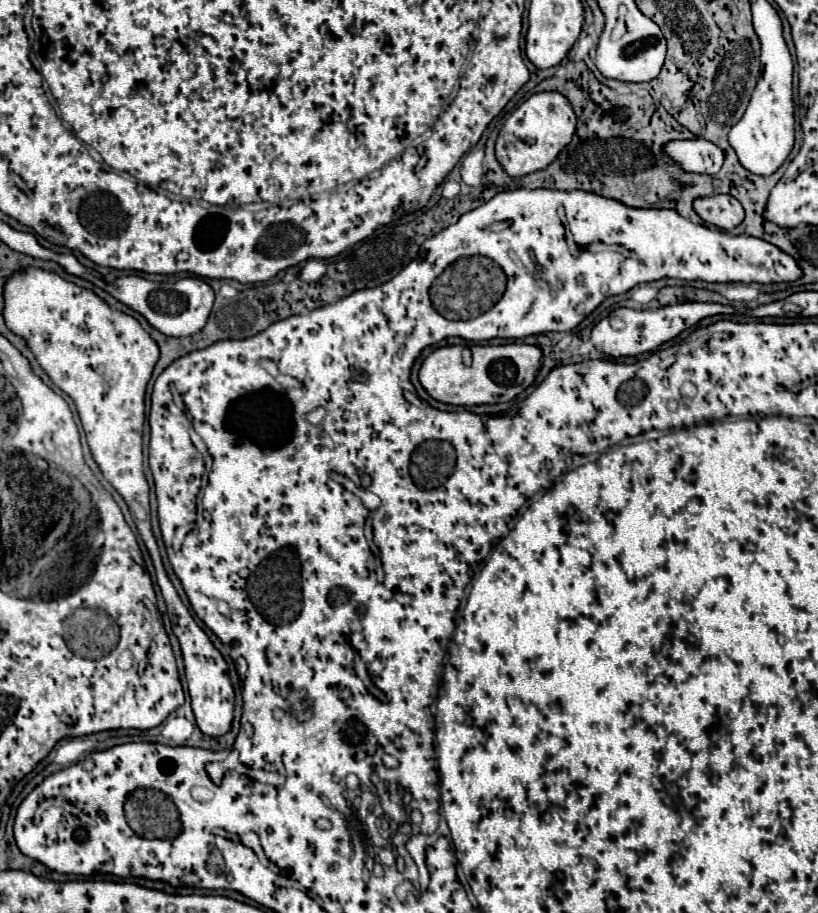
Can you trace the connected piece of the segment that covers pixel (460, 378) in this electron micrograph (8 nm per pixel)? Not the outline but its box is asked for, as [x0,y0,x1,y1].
[418,343,542,405]

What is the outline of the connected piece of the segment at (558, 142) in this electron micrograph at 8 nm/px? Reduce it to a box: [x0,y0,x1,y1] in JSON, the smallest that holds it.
[496,91,576,177]

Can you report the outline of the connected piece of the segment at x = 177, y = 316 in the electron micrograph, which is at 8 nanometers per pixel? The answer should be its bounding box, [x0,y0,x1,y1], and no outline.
[104,275,214,337]

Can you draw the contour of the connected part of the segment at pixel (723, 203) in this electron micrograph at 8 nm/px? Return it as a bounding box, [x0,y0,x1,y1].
[694,195,744,231]

